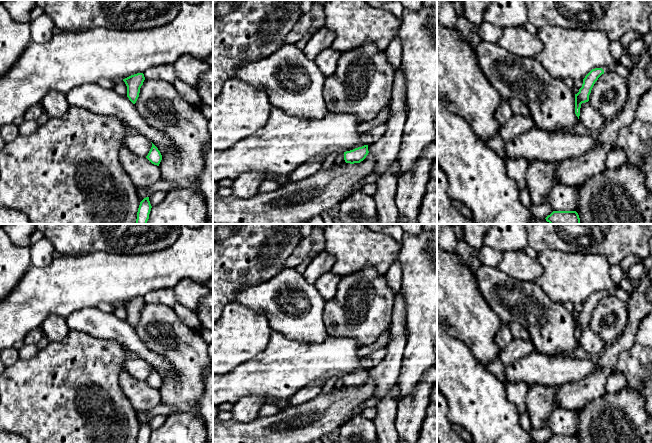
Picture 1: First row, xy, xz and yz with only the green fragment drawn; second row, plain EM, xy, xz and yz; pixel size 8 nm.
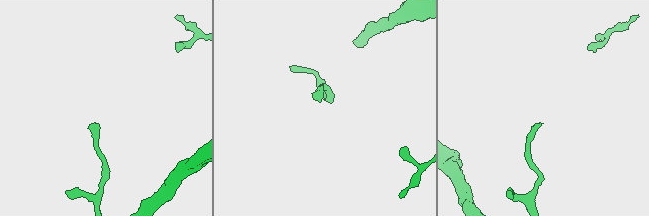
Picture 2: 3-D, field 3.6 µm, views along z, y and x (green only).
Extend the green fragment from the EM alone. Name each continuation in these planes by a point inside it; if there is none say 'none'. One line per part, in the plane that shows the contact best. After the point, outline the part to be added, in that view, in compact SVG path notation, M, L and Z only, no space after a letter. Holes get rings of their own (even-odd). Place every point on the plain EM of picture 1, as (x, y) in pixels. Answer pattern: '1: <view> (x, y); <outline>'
1: yz (611, 292); M615 285L612 289L601 290L601 291L597 291L597 292L602 292L604 294L604 297L606 297L606 296L615 296L617 287L618 287L618 285Z

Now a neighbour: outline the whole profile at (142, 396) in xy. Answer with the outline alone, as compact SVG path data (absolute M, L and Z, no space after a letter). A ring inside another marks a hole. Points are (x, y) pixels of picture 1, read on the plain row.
M125 369L120 373L119 385L137 411L147 411L161 404L159 390L152 388L147 382L132 378Z

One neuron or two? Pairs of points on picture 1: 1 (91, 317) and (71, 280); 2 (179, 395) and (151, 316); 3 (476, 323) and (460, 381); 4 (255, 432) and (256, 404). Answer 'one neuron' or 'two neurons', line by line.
1: two neurons
2: one neuron
3: two neurons
4: two neurons

